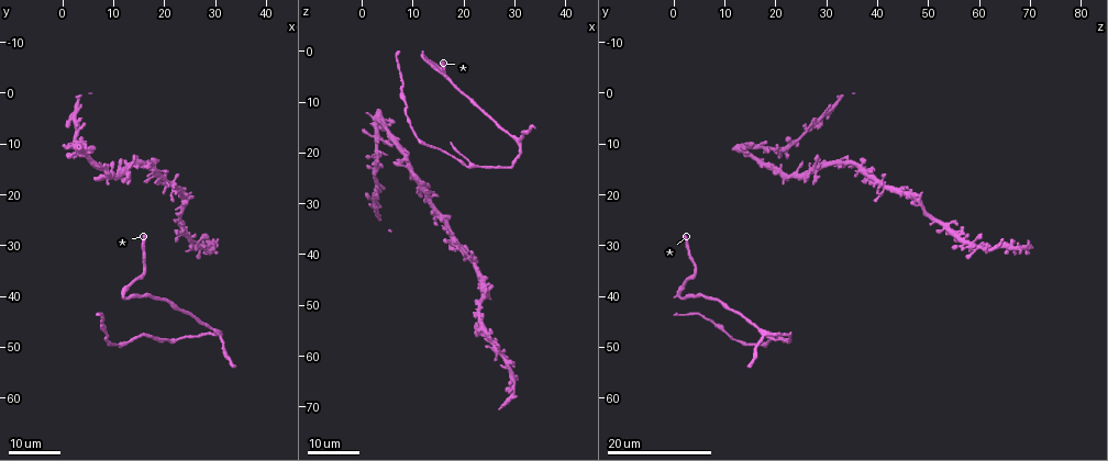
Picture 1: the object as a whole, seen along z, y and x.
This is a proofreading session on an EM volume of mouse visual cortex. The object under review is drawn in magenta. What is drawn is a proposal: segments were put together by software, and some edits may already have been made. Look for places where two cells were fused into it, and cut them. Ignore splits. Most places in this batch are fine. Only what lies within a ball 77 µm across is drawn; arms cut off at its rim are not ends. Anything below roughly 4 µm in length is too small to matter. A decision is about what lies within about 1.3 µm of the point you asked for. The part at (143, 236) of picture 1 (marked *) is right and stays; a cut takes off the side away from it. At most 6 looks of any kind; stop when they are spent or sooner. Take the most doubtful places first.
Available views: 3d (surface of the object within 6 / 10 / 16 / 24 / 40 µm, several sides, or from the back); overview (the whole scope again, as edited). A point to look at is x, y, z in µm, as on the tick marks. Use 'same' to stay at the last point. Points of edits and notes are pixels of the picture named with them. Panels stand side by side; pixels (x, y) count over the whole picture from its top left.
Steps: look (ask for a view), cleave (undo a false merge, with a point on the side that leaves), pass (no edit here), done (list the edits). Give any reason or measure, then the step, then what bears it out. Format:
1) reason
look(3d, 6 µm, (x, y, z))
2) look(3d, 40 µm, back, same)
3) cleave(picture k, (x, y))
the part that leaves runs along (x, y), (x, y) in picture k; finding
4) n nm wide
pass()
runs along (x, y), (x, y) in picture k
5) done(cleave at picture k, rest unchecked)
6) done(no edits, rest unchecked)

side arm on a straight run
look(3d, 24 µm, (21.0, 49.0, 22.5))

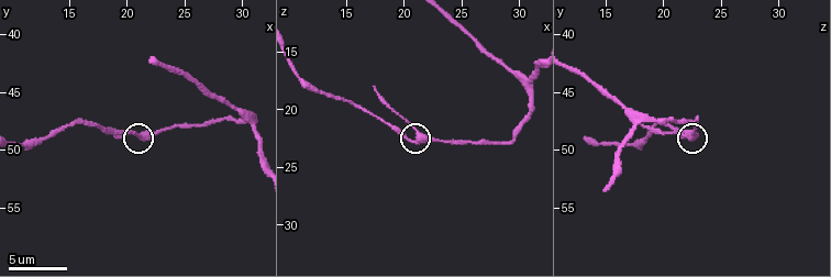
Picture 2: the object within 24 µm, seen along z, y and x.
look(3d, 10 µm, (21.2, 48.8, 22.6))

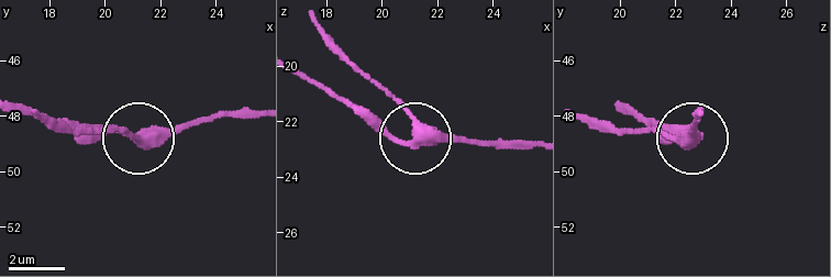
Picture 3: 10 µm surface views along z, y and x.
370 nm wide
pass()
runs along (253, 109), (224, 109), (140, 137), (85, 130) in picture 3; one cell here

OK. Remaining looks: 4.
arms part here
look(3d, 16 µm, (30.8, 47.8, 17.6))

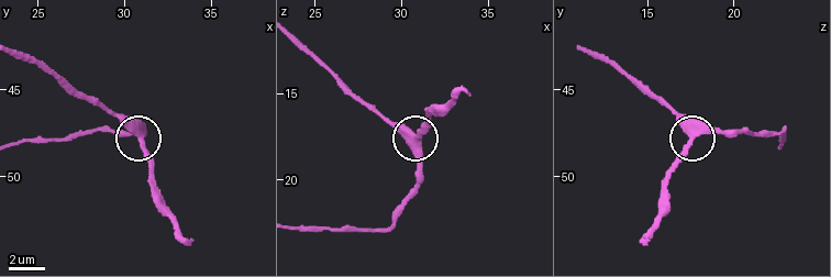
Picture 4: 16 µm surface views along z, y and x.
look(3d, 6 µm, (30.9, 47.8, 17.8))

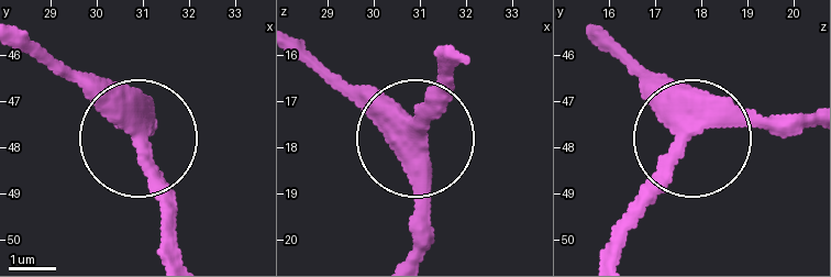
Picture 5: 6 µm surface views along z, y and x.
pass()
runs along (589, 33), (684, 135), (668, 170), (612, 226) in picture 5; one cell here

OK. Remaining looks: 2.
look(3d, 16 µm, (6.5, 14.0, 18.0))

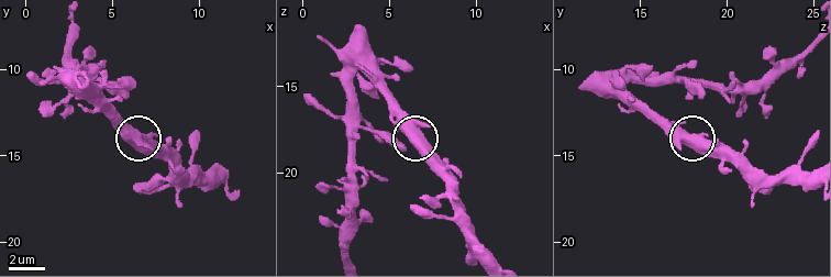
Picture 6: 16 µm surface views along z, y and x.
closer look
look(3d, 10 µm, same)

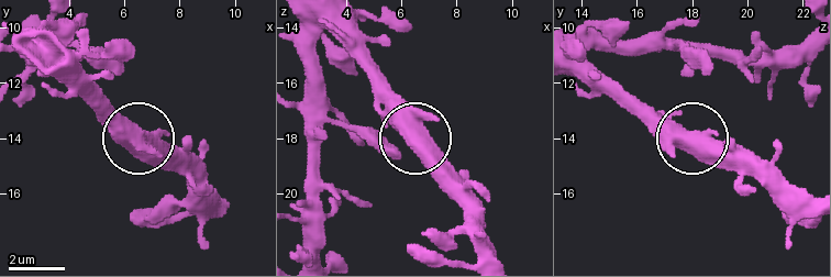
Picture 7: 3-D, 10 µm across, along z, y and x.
550 nm wide
pass()
all the same cell

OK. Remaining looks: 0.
done(no edits, rest unchecked)

